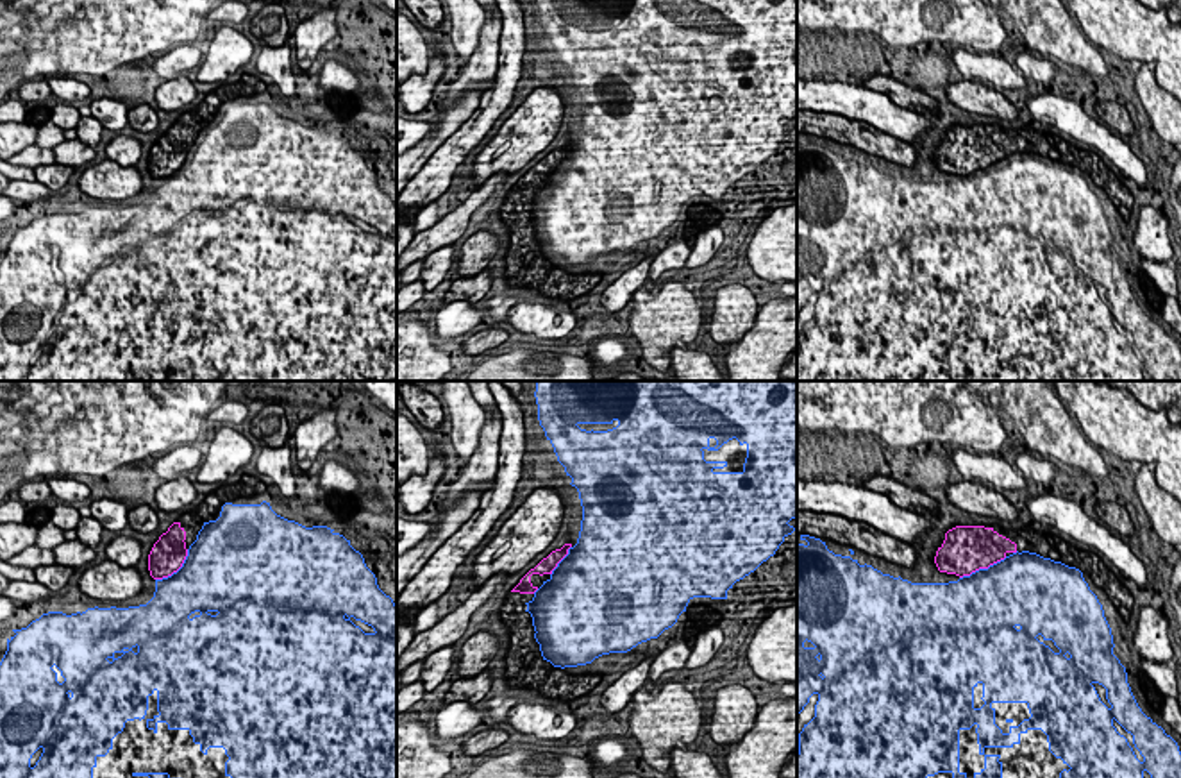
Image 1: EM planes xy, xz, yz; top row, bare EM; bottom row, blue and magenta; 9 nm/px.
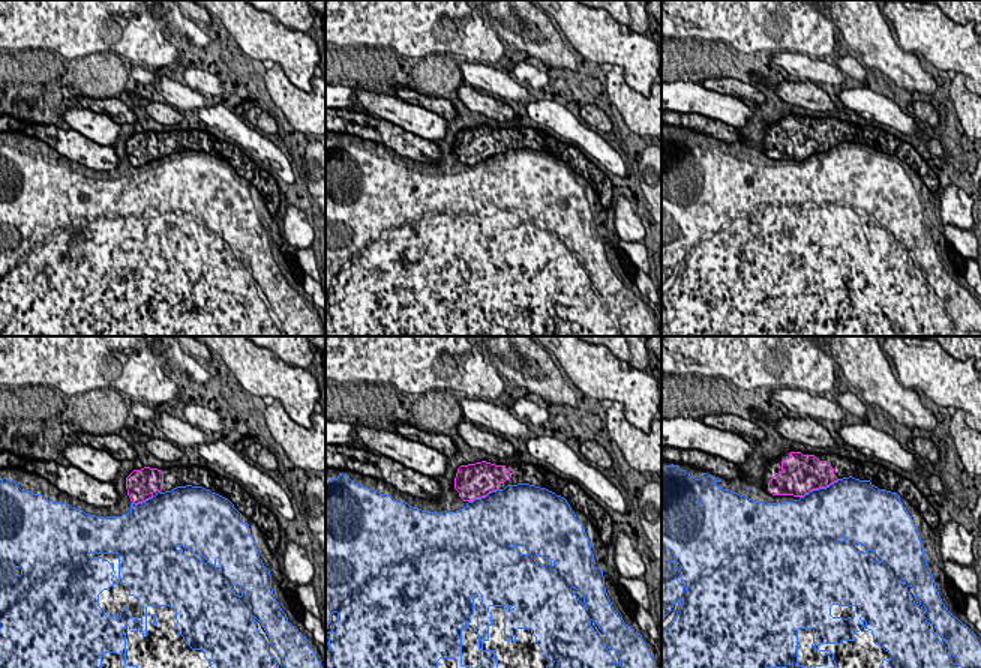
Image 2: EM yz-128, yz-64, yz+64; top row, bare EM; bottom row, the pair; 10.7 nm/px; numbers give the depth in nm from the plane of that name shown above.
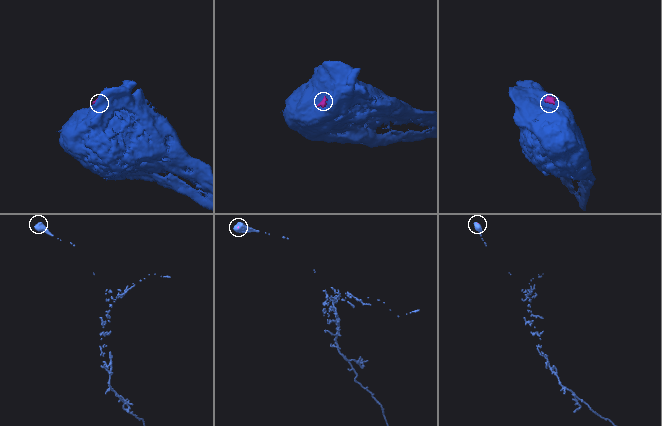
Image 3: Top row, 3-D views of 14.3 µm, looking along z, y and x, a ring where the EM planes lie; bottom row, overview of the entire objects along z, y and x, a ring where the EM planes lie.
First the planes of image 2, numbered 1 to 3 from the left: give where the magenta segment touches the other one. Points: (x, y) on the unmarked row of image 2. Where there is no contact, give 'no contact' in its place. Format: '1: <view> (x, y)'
1: yz-128 (143, 165)
2: yz-64 (483, 161)
3: yz+64 (819, 152)

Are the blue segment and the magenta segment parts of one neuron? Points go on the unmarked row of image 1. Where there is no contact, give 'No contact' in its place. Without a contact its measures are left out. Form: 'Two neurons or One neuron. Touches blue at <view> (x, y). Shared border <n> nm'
Two neurons. Touches blue at yz (983, 169). Shared border 480 nm

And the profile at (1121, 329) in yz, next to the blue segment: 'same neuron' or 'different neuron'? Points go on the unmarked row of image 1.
same neuron

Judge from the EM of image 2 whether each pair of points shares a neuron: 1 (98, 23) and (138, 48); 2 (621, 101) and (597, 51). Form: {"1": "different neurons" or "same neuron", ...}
{"1": "same neuron", "2": "different neurons"}

